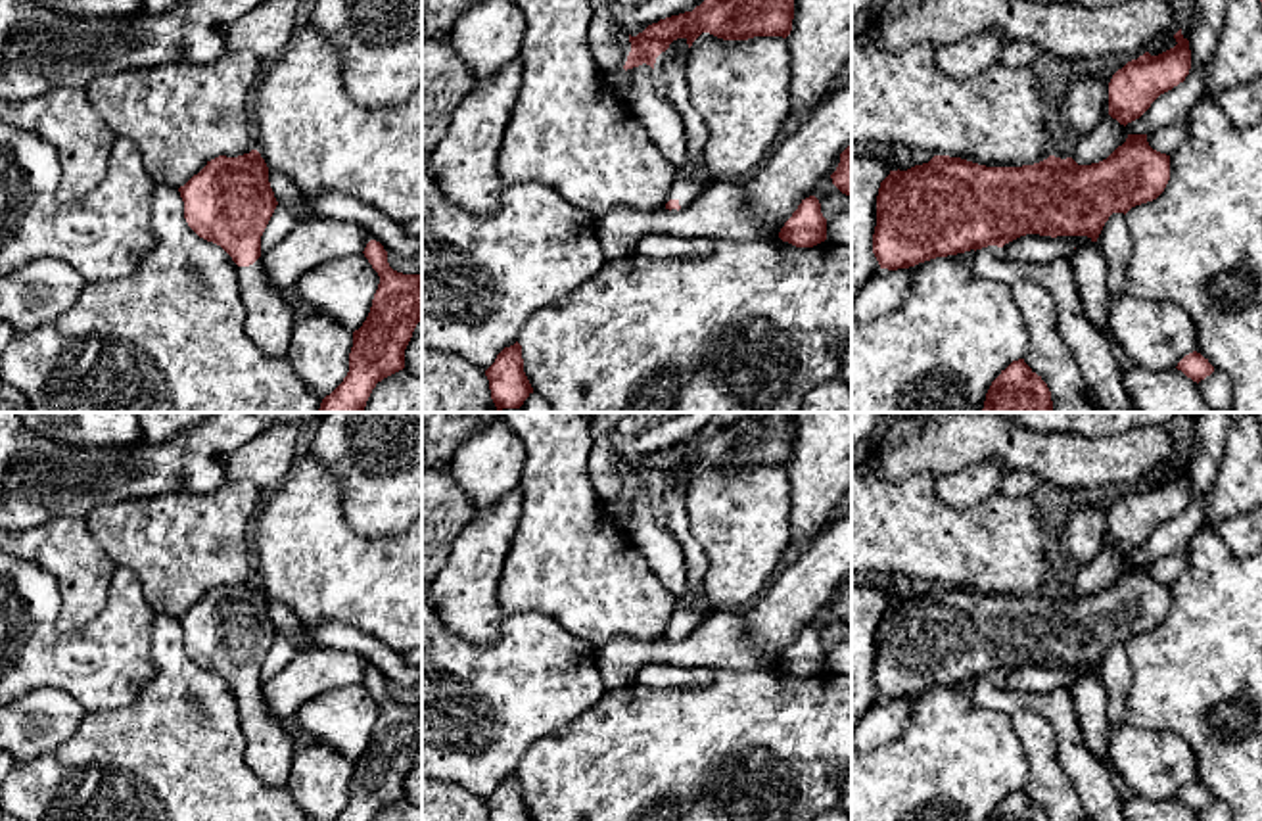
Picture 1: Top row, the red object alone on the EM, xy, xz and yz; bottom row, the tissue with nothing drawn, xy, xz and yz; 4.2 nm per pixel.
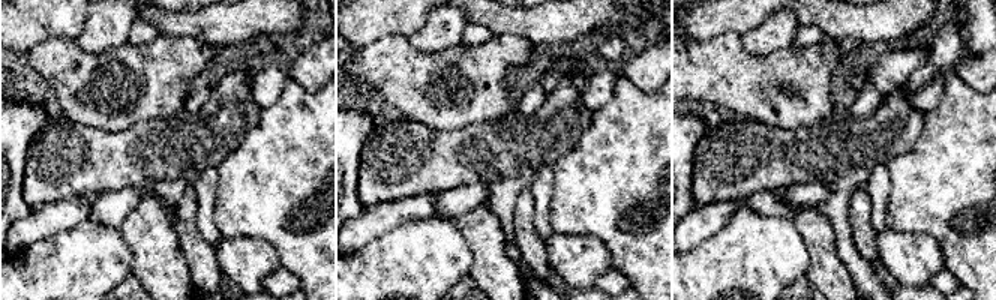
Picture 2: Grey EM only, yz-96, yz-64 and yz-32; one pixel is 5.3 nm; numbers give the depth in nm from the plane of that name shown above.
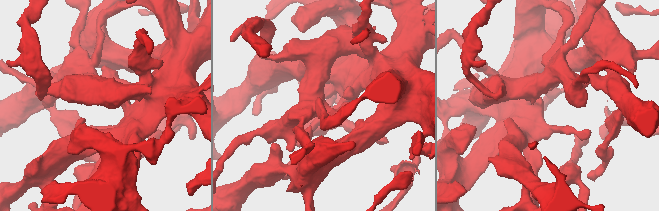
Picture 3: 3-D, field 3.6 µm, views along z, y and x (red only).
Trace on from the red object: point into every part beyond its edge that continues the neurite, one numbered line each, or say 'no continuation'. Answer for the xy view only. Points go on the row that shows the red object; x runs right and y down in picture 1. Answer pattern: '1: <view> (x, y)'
1: xy (269, 319)

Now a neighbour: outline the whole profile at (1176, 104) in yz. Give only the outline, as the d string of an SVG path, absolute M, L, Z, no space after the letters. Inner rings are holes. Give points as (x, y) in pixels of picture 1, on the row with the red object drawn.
M1197 0L1189 35L1191 69L1183 82L1160 94L1151 107L1126 125L1128 134L1151 134L1158 127L1189 117L1199 100L1206 96L1208 61L1224 29L1227 0Z

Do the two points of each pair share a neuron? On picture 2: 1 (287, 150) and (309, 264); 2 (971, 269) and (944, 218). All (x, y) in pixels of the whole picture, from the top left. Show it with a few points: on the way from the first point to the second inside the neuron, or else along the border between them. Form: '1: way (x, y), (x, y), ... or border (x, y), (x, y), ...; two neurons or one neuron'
1: way (287, 179), (287, 210), (278, 227), (287, 236); one neuron
2: way (971, 257), (971, 252), (948, 230); one neuron

